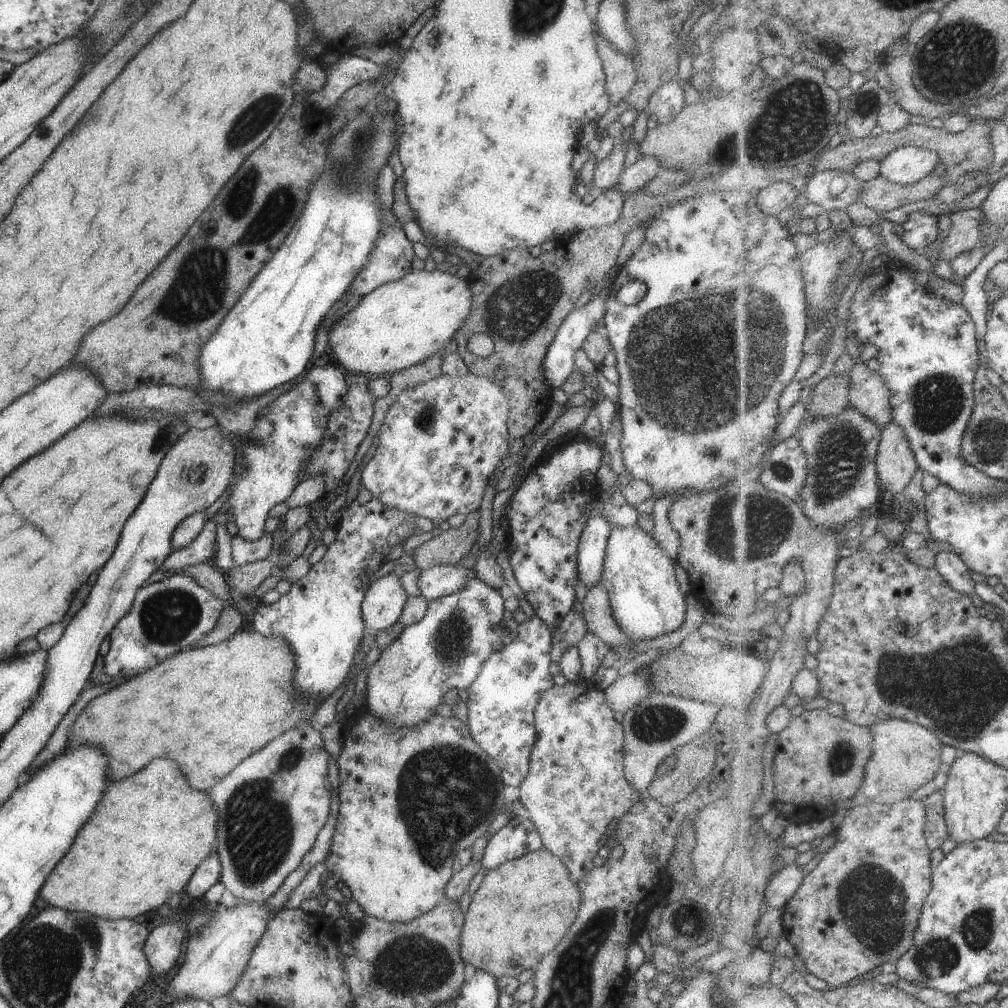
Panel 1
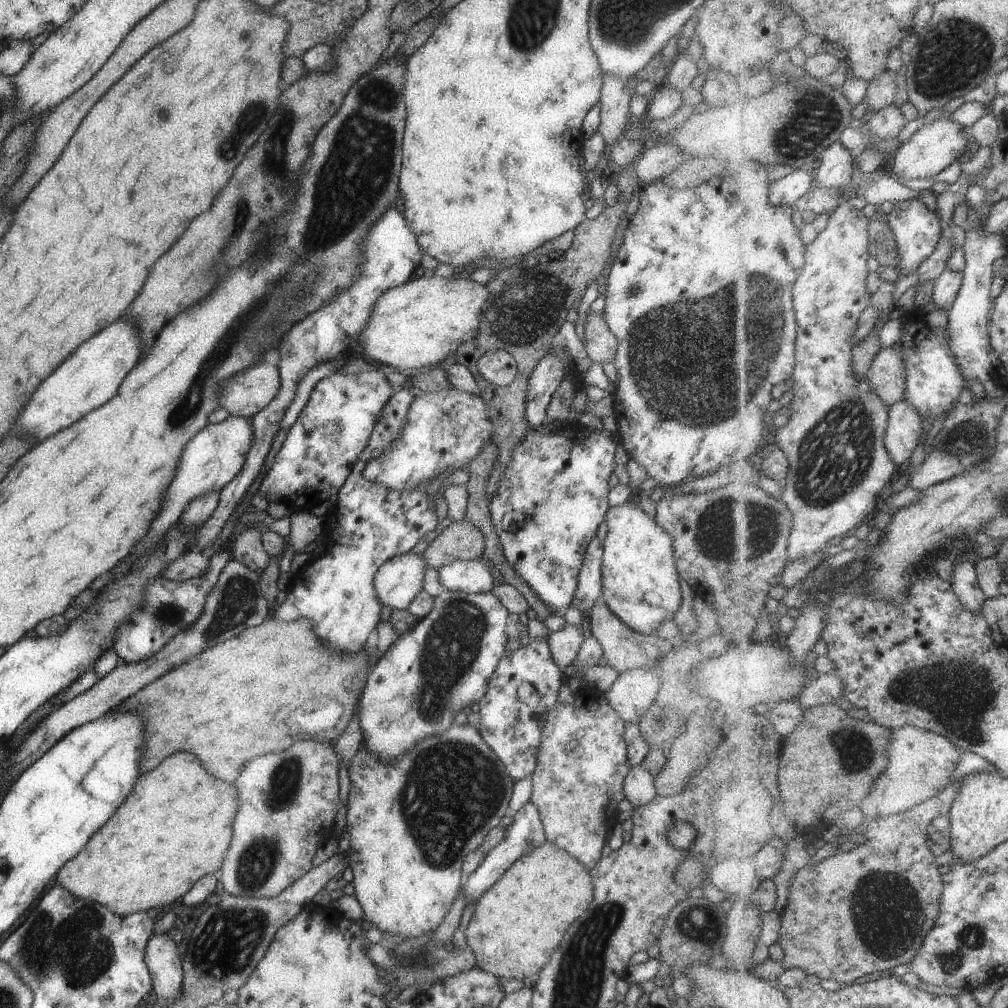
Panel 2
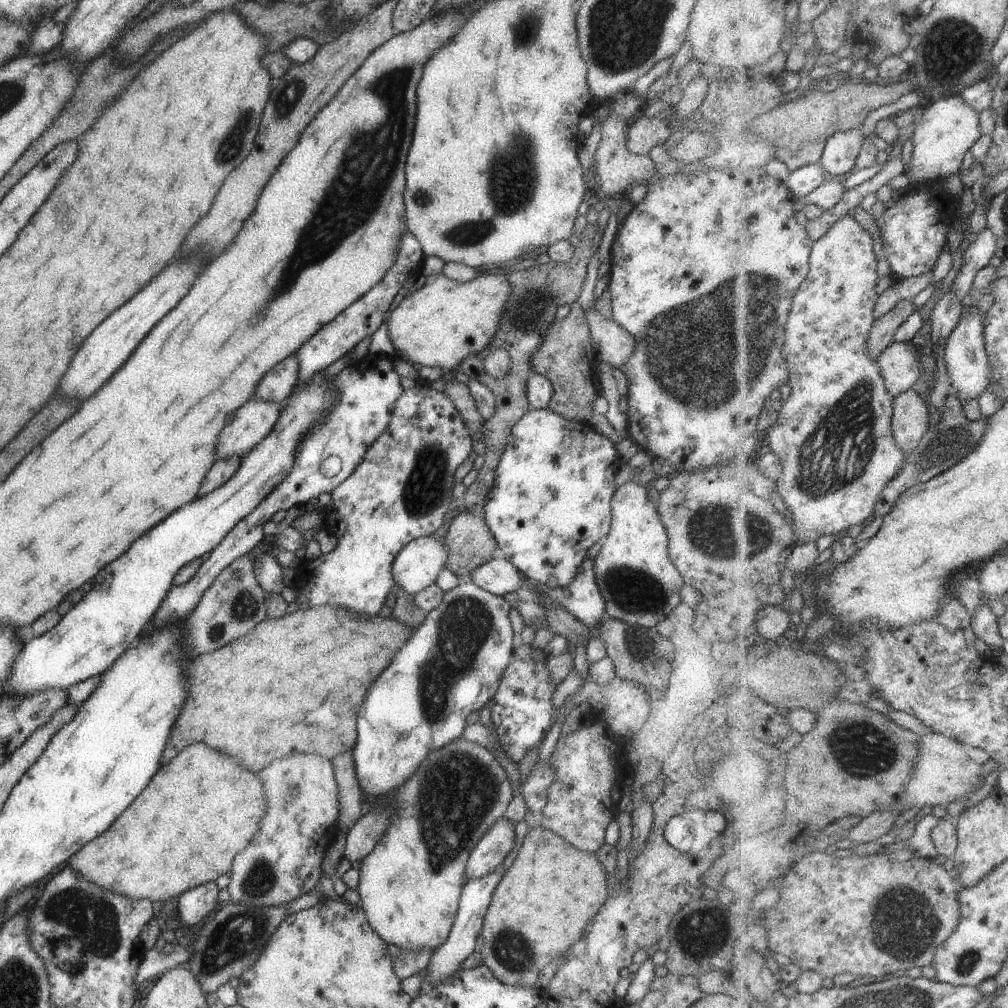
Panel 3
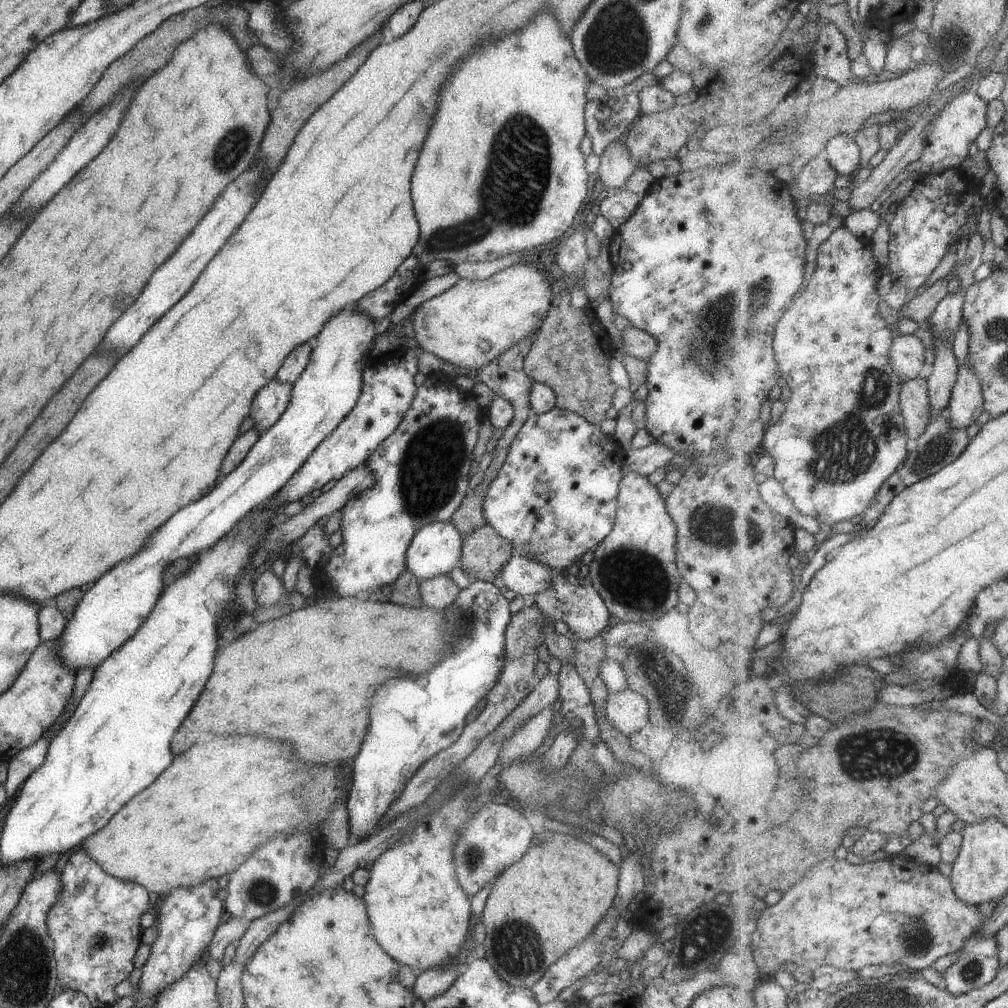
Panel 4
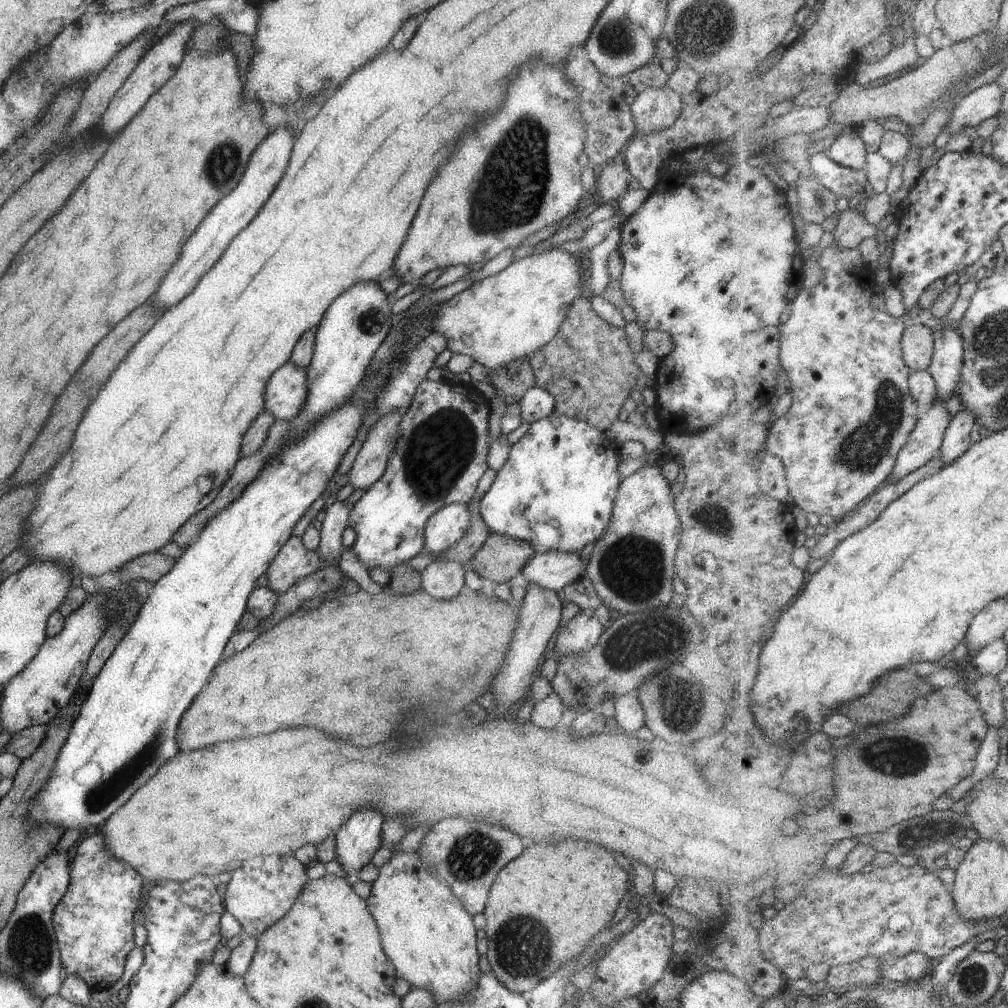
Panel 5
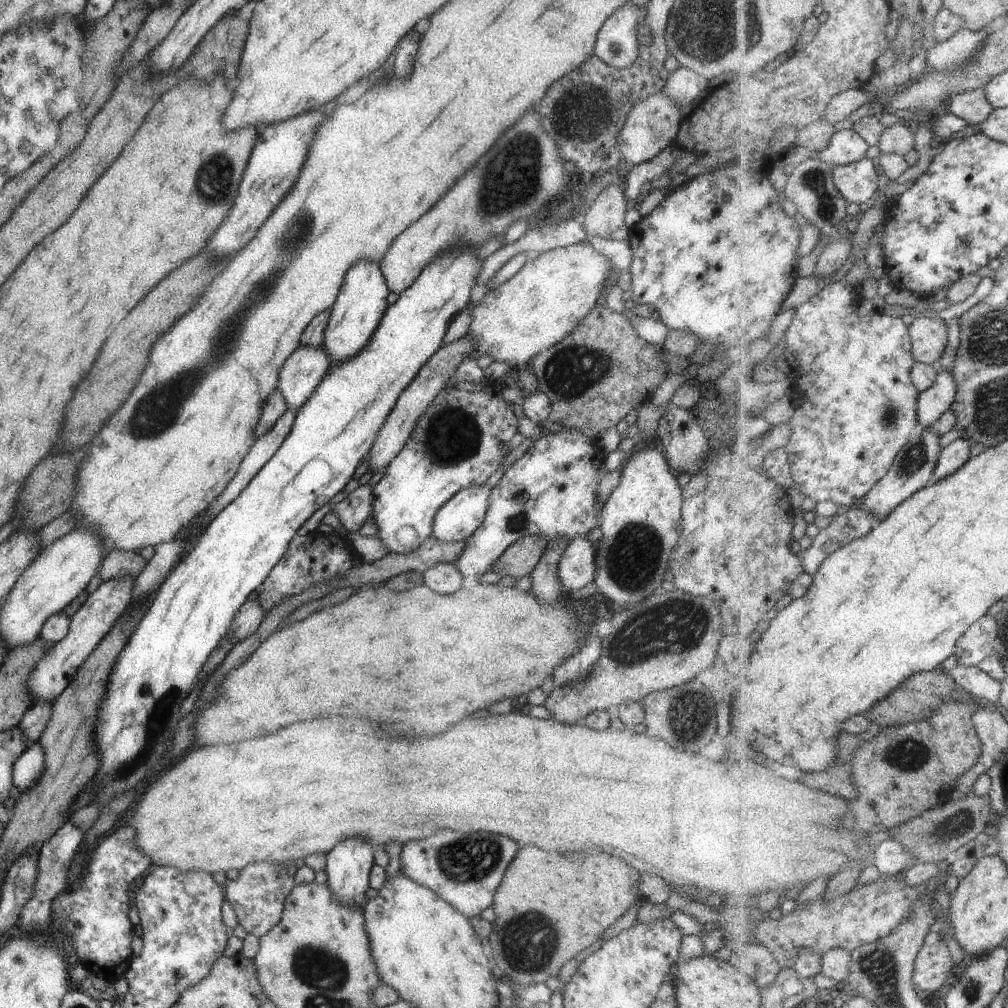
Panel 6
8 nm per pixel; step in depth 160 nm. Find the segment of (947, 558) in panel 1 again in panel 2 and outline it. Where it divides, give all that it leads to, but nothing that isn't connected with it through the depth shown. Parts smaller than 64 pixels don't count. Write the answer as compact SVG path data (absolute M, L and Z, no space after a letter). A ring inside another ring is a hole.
M964 562L956 566L952 584L963 606L974 613L981 614L981 608L988 596L981 588L976 566L971 562Z

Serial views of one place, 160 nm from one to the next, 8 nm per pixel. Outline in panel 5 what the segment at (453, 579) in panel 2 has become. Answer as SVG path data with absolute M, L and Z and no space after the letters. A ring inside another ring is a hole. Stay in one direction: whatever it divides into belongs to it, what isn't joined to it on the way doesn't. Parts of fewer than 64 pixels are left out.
M576 552L535 553L520 569L527 583L558 591L583 575L585 565Z

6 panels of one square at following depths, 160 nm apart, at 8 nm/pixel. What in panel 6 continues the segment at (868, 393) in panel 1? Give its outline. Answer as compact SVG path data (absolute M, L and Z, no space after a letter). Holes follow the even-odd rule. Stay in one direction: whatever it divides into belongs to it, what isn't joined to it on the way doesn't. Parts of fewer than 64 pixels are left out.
M917 315L909 328L916 362L937 366L947 348L947 323Z

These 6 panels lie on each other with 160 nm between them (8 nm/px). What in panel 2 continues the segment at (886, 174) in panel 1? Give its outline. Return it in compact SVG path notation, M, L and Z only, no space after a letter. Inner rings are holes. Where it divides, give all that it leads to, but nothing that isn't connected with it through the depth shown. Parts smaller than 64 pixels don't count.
M951 114L922 126L888 160L886 166L888 171L901 180L907 178L926 178L931 180L933 176L941 174L945 168L949 168L951 164L959 161L964 154L965 148L967 148L967 140L961 130L963 130L963 127Z

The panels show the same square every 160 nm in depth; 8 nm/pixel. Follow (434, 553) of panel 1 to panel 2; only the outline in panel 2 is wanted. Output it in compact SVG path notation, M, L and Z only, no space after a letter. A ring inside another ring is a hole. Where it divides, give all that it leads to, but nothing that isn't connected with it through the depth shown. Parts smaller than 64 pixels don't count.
M467 519L452 521L422 553L426 568L440 569L453 561L480 558L484 551L482 532Z

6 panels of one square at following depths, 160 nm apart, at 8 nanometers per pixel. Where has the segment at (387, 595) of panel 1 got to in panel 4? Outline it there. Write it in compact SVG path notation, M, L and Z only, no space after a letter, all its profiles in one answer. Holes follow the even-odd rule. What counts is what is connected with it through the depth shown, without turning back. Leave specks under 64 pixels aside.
M449 521L423 525L412 536L407 547L406 569L422 581L449 573L457 566L462 536Z

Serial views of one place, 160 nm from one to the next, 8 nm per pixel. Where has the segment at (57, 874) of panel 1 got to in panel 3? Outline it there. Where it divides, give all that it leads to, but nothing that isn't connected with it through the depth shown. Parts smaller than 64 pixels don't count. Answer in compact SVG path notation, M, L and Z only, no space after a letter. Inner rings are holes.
M203 742L189 744L169 764L155 772L143 792L135 796L119 818L111 821L107 830L87 841L66 860L66 864L85 880L114 893L151 902L169 901L187 889L229 872L234 856L249 844L265 813L261 780L253 772L241 768L229 754L221 754Z

